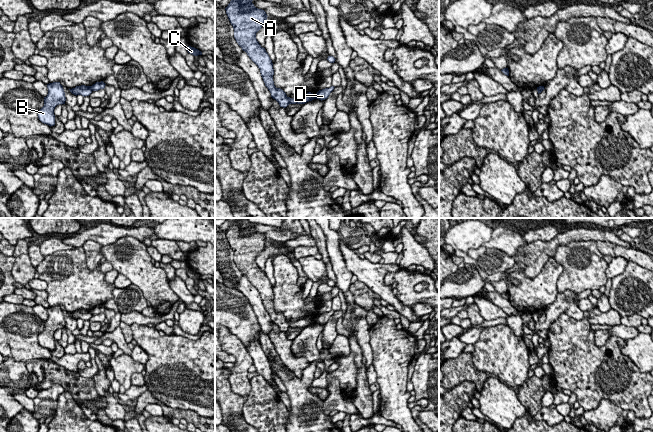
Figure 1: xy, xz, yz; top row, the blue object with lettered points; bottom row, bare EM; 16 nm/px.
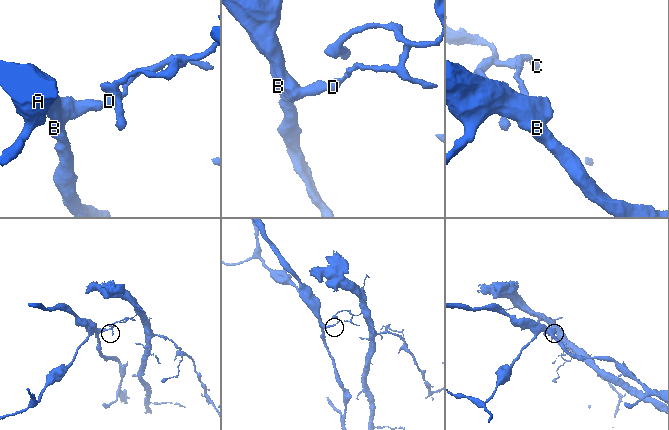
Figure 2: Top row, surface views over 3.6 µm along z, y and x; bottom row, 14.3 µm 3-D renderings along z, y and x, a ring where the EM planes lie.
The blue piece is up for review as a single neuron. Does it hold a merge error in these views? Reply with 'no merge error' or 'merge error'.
merge error

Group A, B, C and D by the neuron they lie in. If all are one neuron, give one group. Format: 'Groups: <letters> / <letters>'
Groups: A B / C D

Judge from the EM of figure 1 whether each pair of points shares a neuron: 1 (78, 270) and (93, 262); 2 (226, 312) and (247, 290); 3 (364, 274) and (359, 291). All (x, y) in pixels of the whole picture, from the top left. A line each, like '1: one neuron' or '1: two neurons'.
1: two neurons
2: two neurons
3: two neurons

